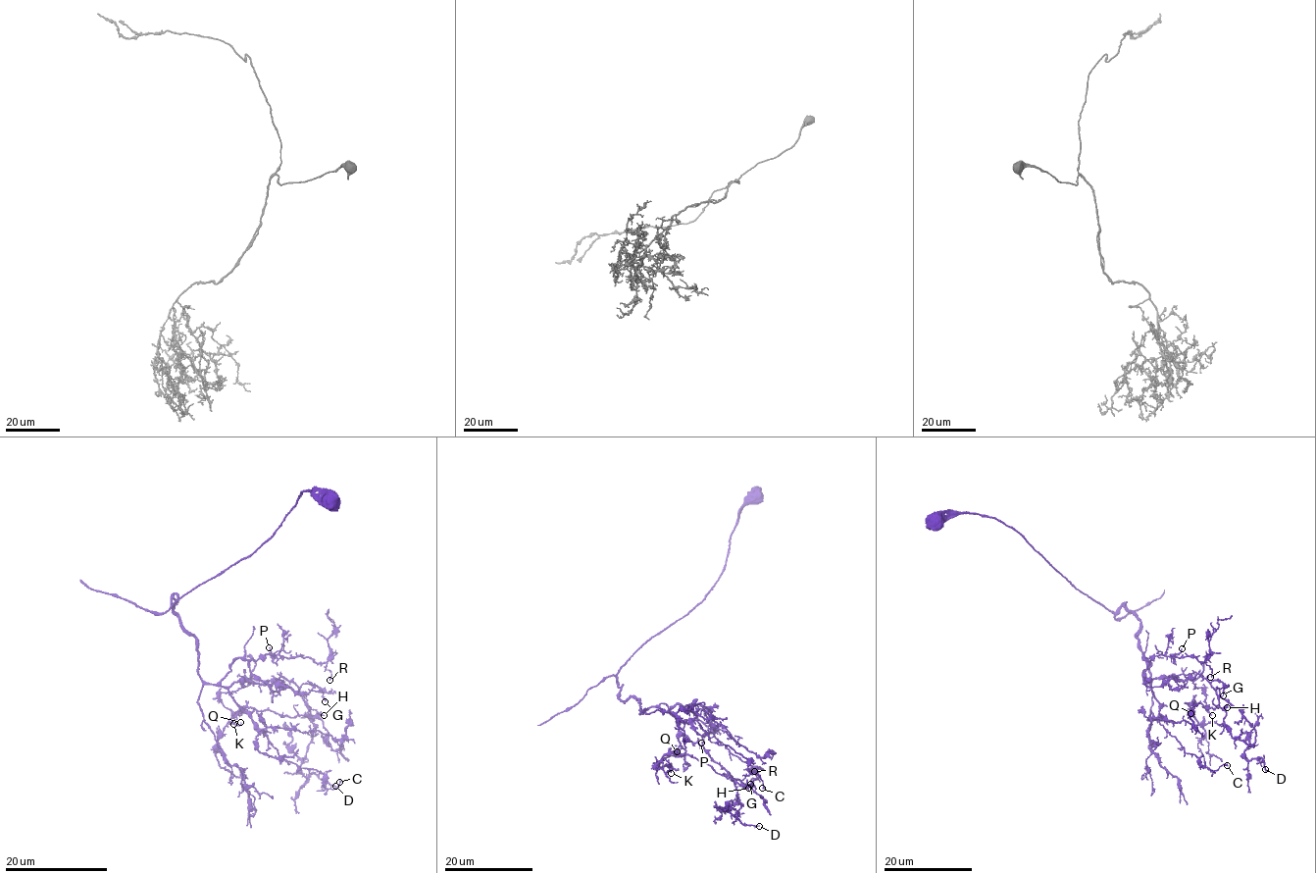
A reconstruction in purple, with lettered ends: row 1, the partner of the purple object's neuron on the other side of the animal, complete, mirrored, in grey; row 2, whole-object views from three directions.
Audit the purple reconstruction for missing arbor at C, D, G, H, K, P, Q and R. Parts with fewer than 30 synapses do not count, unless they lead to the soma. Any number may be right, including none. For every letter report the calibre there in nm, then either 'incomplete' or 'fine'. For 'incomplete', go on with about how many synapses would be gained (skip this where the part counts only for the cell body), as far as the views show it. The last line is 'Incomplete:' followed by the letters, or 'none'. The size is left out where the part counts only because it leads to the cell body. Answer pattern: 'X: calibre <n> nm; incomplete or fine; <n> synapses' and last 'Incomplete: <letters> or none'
C: calibre 160 nm; fine
D: calibre 100 nm; fine
G: calibre 170 nm; fine
H: calibre 190 nm; fine
K: calibre 190 nm; fine
P: calibre 120 nm; fine
Q: calibre 120 nm; fine
R: calibre 130 nm; fine
Incomplete: none

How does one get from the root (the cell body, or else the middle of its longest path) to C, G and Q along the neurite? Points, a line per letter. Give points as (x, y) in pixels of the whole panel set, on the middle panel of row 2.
C: (756, 493), (712, 590), (617, 682), (622, 701), (694, 719), (739, 752), (762, 788)
G: (756, 493), (712, 590), (617, 675), (622, 701), (668, 711), (750, 784)
Q: (756, 493), (712, 590), (617, 675), (622, 701), (668, 711), (735, 779), (677, 751)

